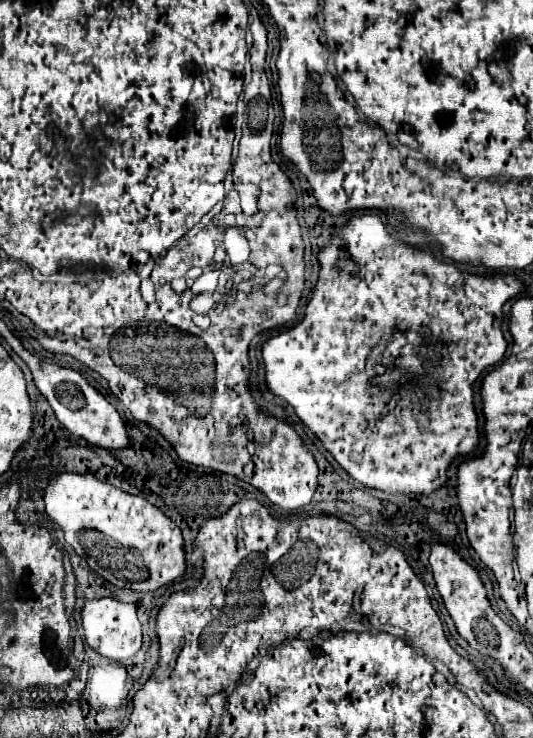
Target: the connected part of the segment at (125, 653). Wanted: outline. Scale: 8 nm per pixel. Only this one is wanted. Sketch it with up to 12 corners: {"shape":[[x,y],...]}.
{"shape":[[117,599],[85,603],[87,645],[125,661],[143,645],[137,609]]}

